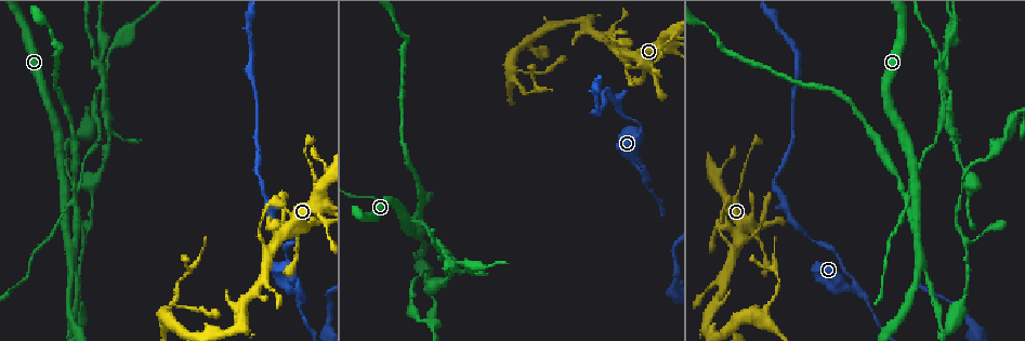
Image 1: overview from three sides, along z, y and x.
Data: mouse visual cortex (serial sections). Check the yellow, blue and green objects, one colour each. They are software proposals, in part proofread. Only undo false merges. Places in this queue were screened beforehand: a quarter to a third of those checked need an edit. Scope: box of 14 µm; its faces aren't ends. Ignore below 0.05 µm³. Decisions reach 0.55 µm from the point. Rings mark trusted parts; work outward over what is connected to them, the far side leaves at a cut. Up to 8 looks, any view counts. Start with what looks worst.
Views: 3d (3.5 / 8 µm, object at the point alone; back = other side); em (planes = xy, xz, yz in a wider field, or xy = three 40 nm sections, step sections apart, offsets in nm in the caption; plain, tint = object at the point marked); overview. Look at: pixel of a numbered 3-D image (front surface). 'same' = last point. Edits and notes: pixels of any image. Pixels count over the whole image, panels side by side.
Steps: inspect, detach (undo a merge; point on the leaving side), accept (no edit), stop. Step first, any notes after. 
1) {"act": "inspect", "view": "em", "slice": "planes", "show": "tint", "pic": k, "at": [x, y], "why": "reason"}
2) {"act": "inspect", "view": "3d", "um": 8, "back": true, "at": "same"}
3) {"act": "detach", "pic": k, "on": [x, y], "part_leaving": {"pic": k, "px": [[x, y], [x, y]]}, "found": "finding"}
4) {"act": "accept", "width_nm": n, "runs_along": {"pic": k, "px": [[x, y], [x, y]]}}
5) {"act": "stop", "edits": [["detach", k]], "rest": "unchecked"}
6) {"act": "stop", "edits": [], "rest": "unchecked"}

{"act": "inspect", "view": "3d", "um": 3.5, "pic": 1, "at": [294, 291], "why": "abrupt turn"}

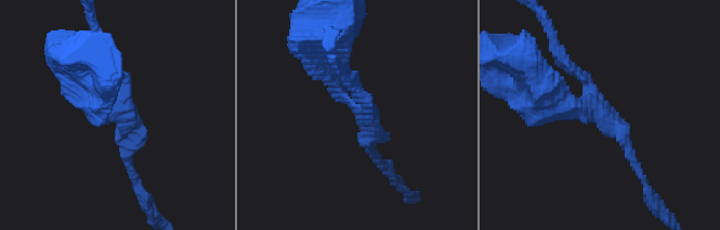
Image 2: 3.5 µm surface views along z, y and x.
{"act": "inspect", "view": "em", "slice": "xy", "step": 2, "show": "tint", "pic": 2, "at": [115, 109], "arms": 3, "arm_widths_nm": [150, 150, 350]}

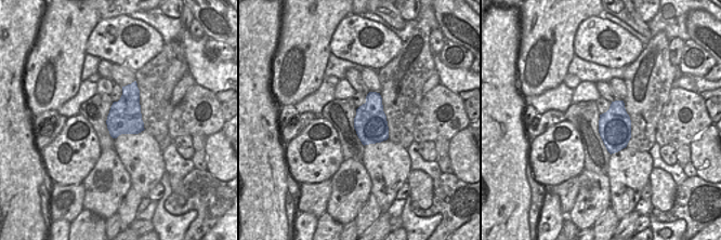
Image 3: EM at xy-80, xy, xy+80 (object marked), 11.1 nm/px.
{"act": "accept", "width_nm": 360, "runs_along": {"pic": 2, "px": [[80, 85], [104, 55]]}, "found": "one cell here"}

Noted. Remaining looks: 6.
{"act": "inspect", "view": "3d", "um": 3.5, "pic": 1, "at": [919, 263]}

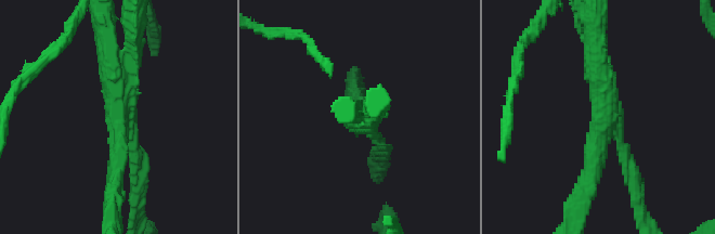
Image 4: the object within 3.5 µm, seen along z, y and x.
{"act": "inspect", "view": "em", "slice": "planes", "show": "tint", "pic": 4, "at": [608, 118], "arms": 3, "arm_widths_nm": [200, 300, 350]}

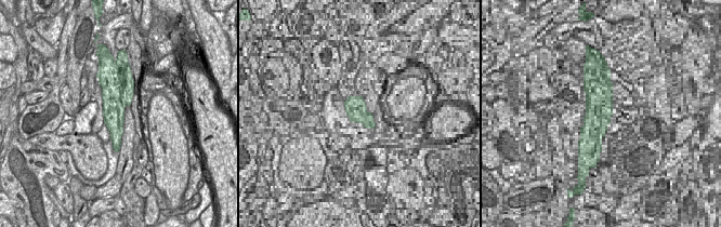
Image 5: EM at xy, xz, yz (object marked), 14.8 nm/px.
{"act": "detach", "pic": 4, "on": [140, 176], "width_nm": 440, "border": {"pic": 5, "px": [[127, 72], [125, 105]]}, "found": "two cells meet here"}

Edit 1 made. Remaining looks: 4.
{"act": "inspect", "view": "overview"}

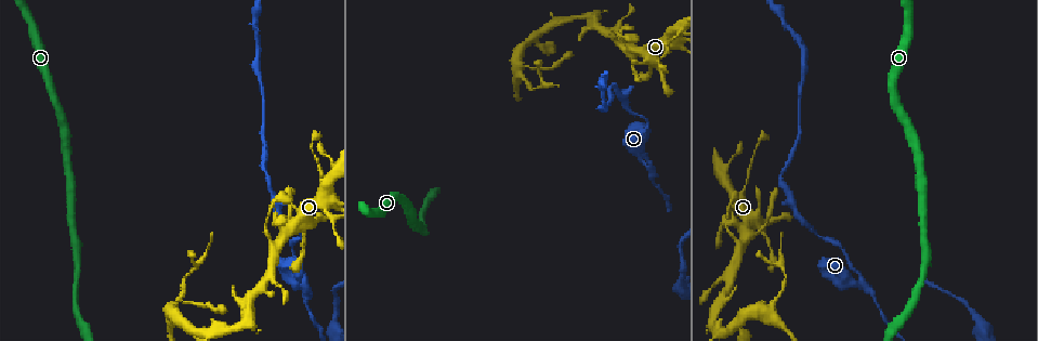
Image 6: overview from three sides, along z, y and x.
{"act": "inspect", "view": "3d", "um": 3.5, "pic": 6, "at": [811, 231], "why": "a narrow waist"}

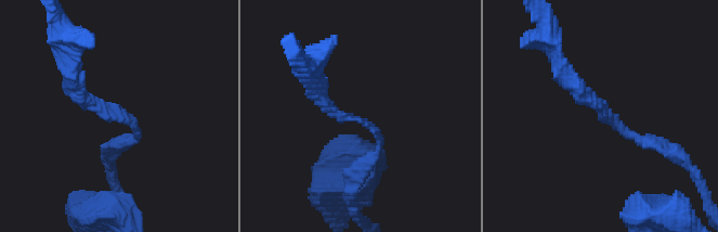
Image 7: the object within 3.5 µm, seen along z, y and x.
{"act": "inspect", "view": "em", "slice": "planes", "show": "tint", "pic": 7, "at": [121, 117], "arm_widths_nm": [200, 200]}

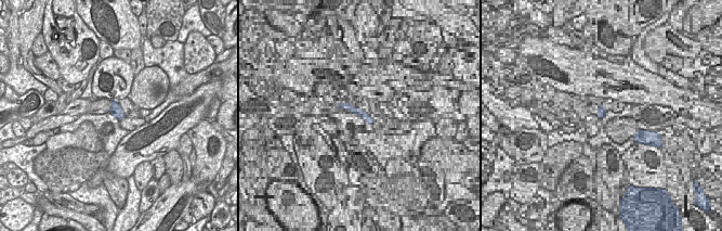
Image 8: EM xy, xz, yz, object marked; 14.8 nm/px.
{"act": "accept", "found": "all the same cell"}

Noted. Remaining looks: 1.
{"act": "stop", "edits": [["detach", 4]], "rest": "unchecked"}

